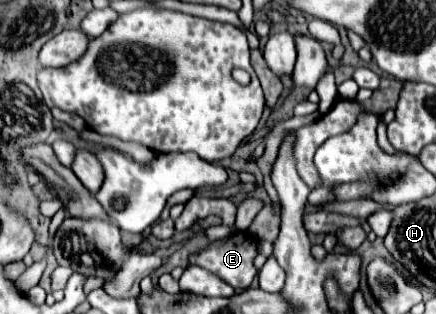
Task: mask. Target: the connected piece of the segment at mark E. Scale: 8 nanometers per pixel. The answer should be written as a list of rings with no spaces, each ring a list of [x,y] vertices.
[[[237,232],[211,242],[197,254],[191,254],[189,264],[209,270],[235,290],[245,290],[257,276],[253,263],[256,255],[257,238],[249,232]]]

